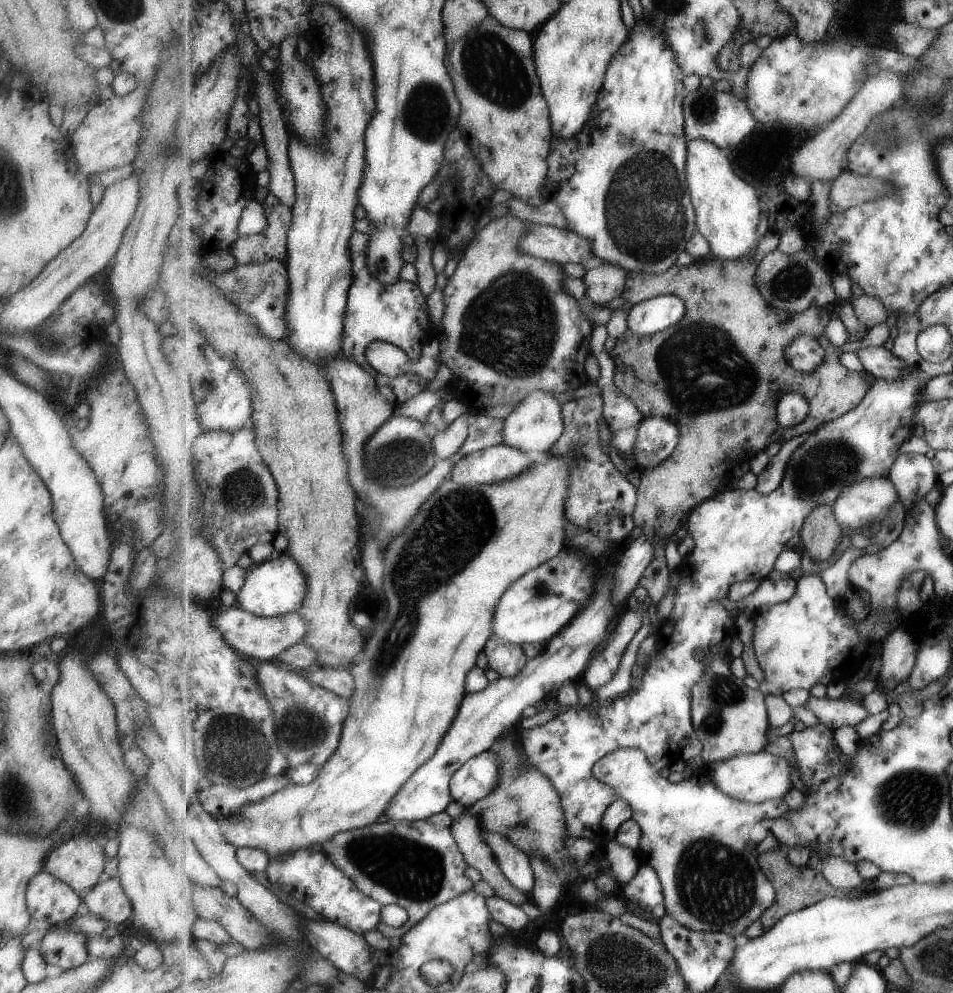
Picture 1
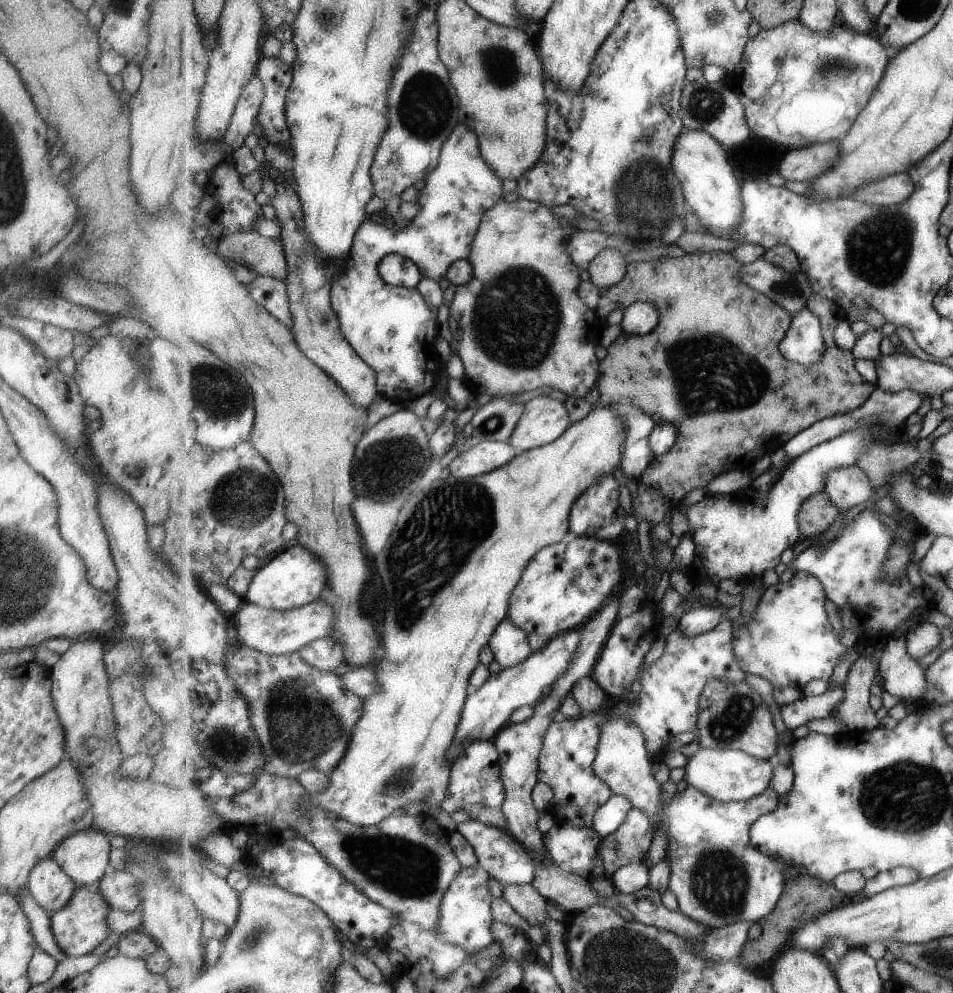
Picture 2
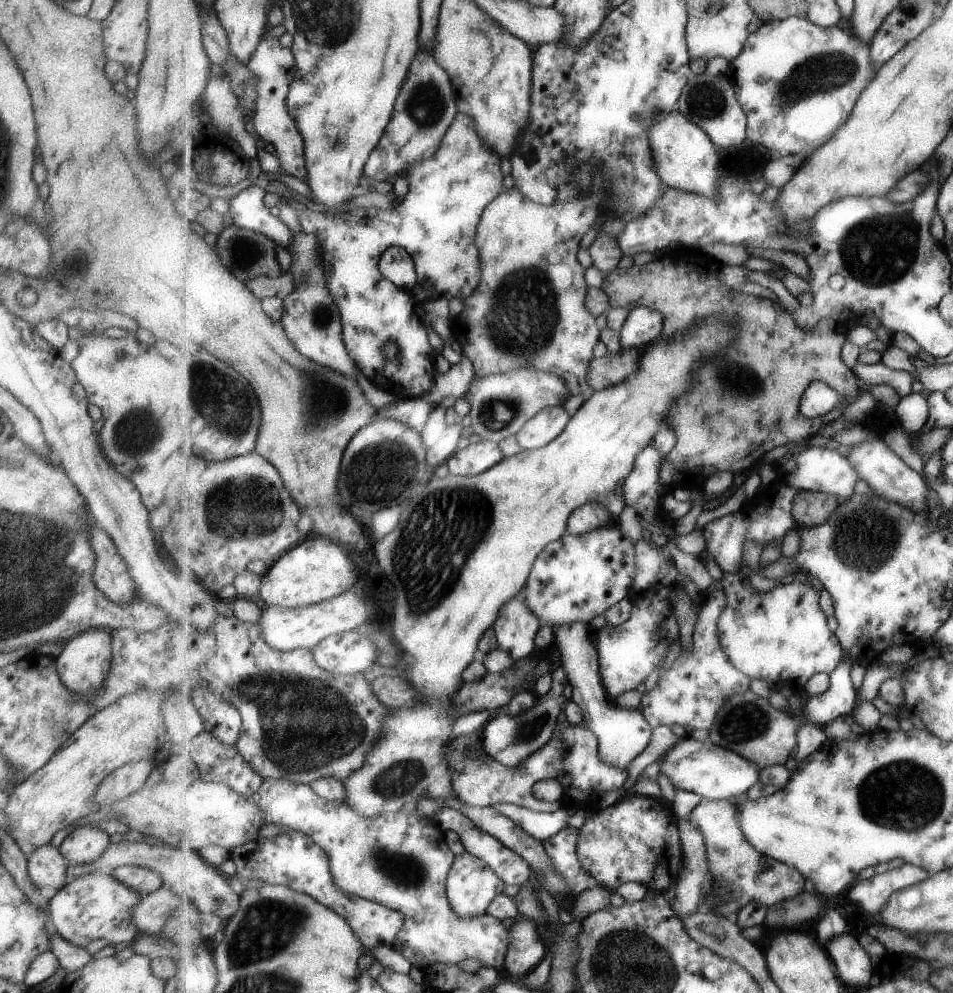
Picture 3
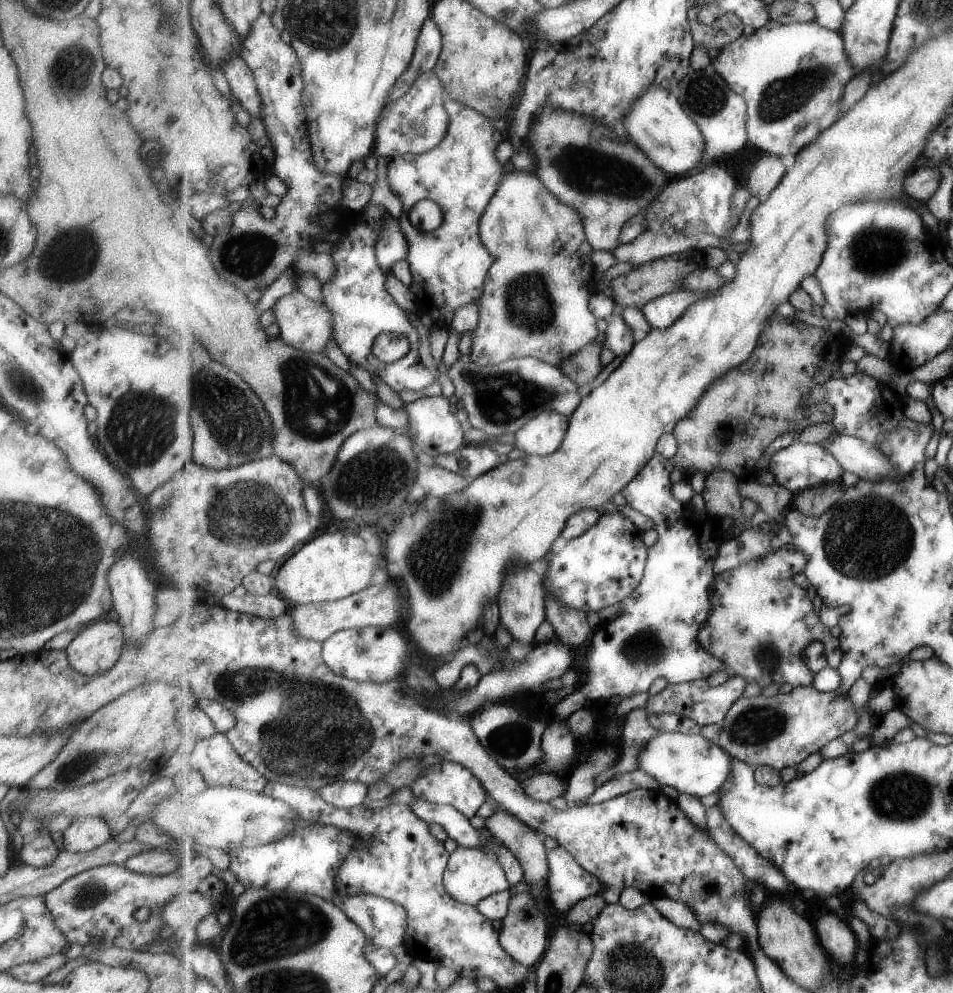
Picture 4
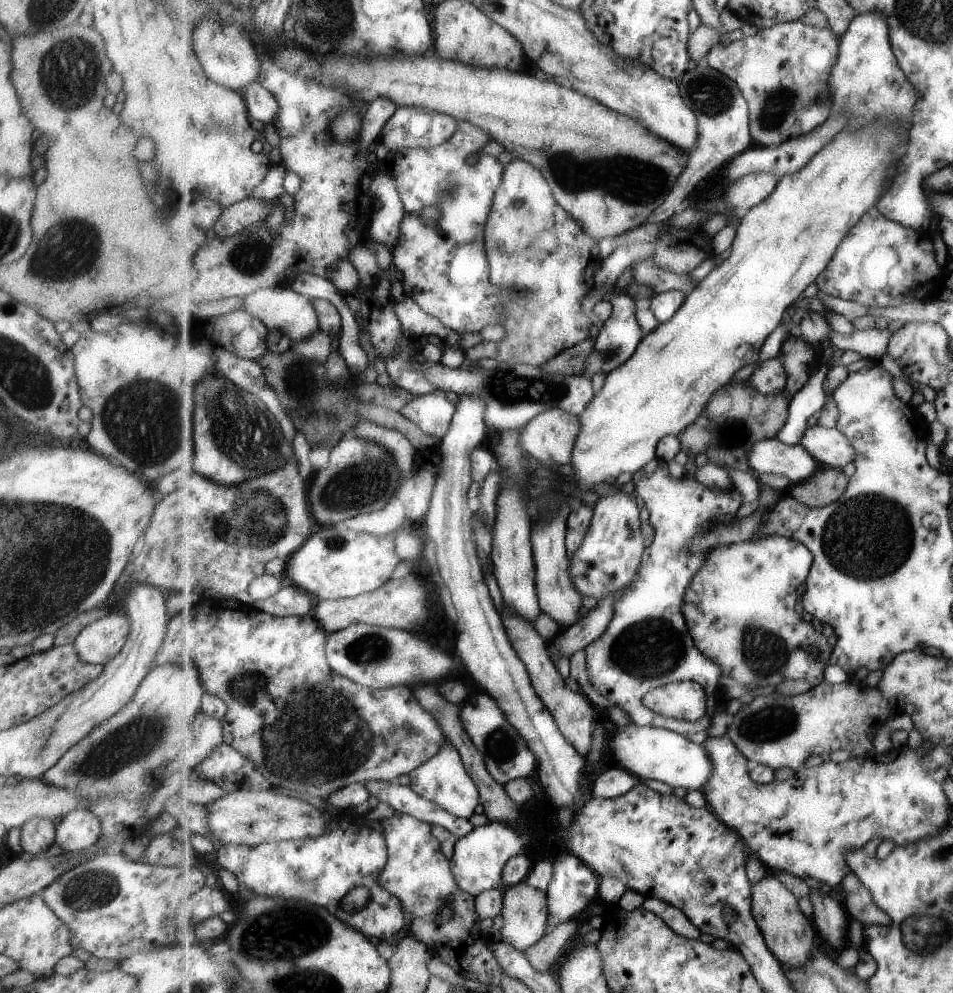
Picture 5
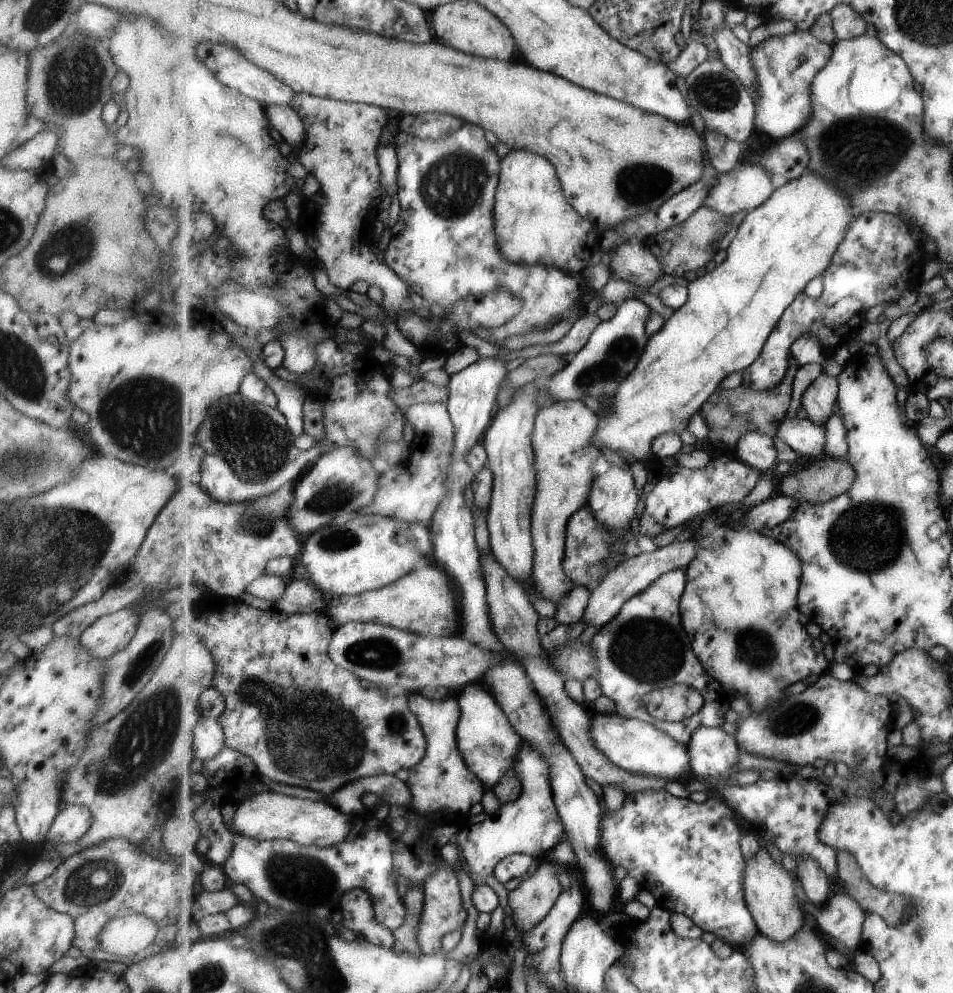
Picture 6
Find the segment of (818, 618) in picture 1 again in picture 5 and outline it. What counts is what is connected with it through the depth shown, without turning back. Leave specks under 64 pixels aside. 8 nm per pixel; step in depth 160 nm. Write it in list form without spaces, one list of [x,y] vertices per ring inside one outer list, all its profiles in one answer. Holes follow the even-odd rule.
[[[767,535],[750,541],[731,543],[715,547],[709,560],[696,572],[686,590],[682,611],[688,620],[689,630],[697,648],[721,665],[723,676],[736,677],[741,684],[751,688],[765,688],[766,685],[781,684],[787,679],[804,678],[811,686],[821,684],[824,670],[829,665],[834,647],[821,630],[813,628],[797,616],[799,586],[805,585],[809,576],[814,554],[806,544],[791,537]],[[812,647],[819,647],[818,655],[812,655]]]

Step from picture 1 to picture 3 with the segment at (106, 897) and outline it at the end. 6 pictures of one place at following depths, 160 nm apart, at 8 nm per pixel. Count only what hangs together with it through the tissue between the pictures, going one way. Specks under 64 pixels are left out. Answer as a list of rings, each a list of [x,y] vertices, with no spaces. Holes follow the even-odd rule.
[[[121,865],[115,867],[110,874],[135,892],[141,893],[142,896],[163,886],[162,876],[145,867]]]

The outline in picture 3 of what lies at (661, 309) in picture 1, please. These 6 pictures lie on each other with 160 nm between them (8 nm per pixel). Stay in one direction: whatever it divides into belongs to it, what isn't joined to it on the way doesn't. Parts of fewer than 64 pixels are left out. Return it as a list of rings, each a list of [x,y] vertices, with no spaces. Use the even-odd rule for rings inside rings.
[[[639,305],[630,311],[627,322],[619,330],[622,349],[641,349],[655,341],[664,332],[666,316],[655,308]]]

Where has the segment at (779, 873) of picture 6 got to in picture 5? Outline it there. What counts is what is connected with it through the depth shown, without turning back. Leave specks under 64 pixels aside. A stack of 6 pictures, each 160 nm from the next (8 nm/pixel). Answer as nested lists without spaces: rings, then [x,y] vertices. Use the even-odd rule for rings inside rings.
[[[768,874],[753,889],[753,914],[760,924],[768,947],[781,961],[785,969],[805,964],[815,948],[815,936],[819,933],[812,917],[805,916],[799,908],[797,896],[778,880],[774,874]]]

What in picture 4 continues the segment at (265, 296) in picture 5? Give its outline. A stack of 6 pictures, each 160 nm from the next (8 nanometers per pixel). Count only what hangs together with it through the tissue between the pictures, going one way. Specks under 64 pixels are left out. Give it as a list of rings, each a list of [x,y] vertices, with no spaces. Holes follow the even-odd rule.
[[[295,290],[282,296],[272,309],[281,329],[280,336],[289,344],[308,353],[326,352],[326,344],[334,338],[335,319],[333,311],[324,302],[317,302]]]

